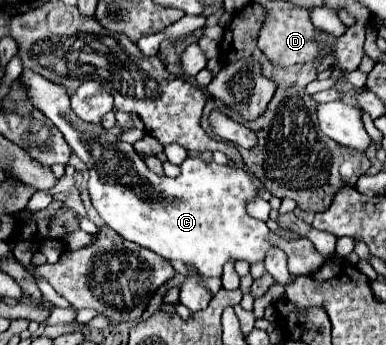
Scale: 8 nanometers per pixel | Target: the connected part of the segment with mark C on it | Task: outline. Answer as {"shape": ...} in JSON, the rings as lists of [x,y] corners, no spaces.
{"shape":[[[23,71],[21,77],[27,85],[29,99],[57,125],[73,153],[87,163],[93,207],[123,239],[151,249],[167,261],[191,263],[205,277],[221,277],[227,261],[247,261],[249,265],[261,263],[269,249],[275,247],[269,241],[271,229],[267,223],[247,213],[247,203],[259,197],[259,189],[245,169],[233,163],[219,165],[215,161],[203,161],[201,157],[187,157],[181,163],[179,177],[157,175],[147,169],[133,145],[117,141],[113,131],[77,119],[71,113],[67,89],[33,71]]]}

